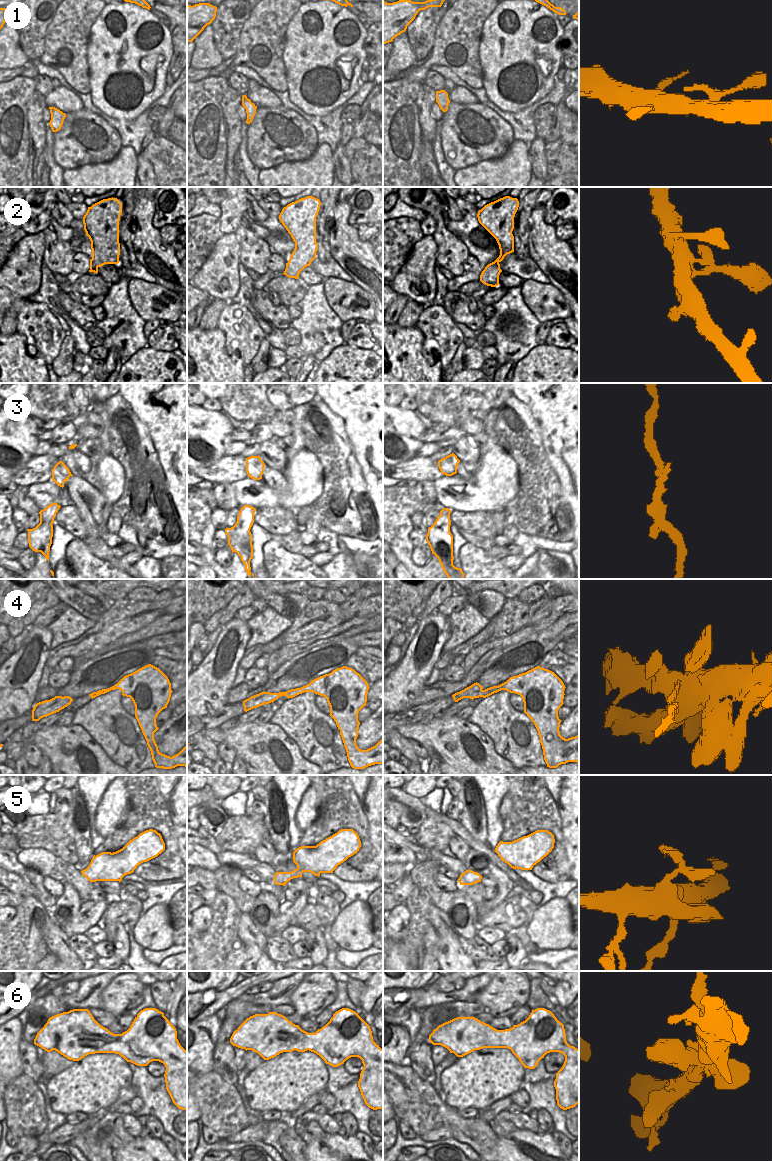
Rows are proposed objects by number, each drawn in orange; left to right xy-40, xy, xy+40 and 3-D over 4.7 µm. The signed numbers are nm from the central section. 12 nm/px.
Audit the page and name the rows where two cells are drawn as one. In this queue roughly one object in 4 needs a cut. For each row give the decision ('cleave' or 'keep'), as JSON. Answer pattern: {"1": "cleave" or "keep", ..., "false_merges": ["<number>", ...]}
{"1": "keep", "2": "keep", "3": "cleave", "4": "cleave", "5": "keep", "6": "keep", "false_merges": ["3", "4"]}

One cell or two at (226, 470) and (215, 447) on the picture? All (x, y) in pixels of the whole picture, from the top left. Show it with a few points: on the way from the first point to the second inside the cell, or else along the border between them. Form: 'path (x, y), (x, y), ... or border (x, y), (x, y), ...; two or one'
border (225, 455), (221, 456), (211, 465), (199, 468); two

